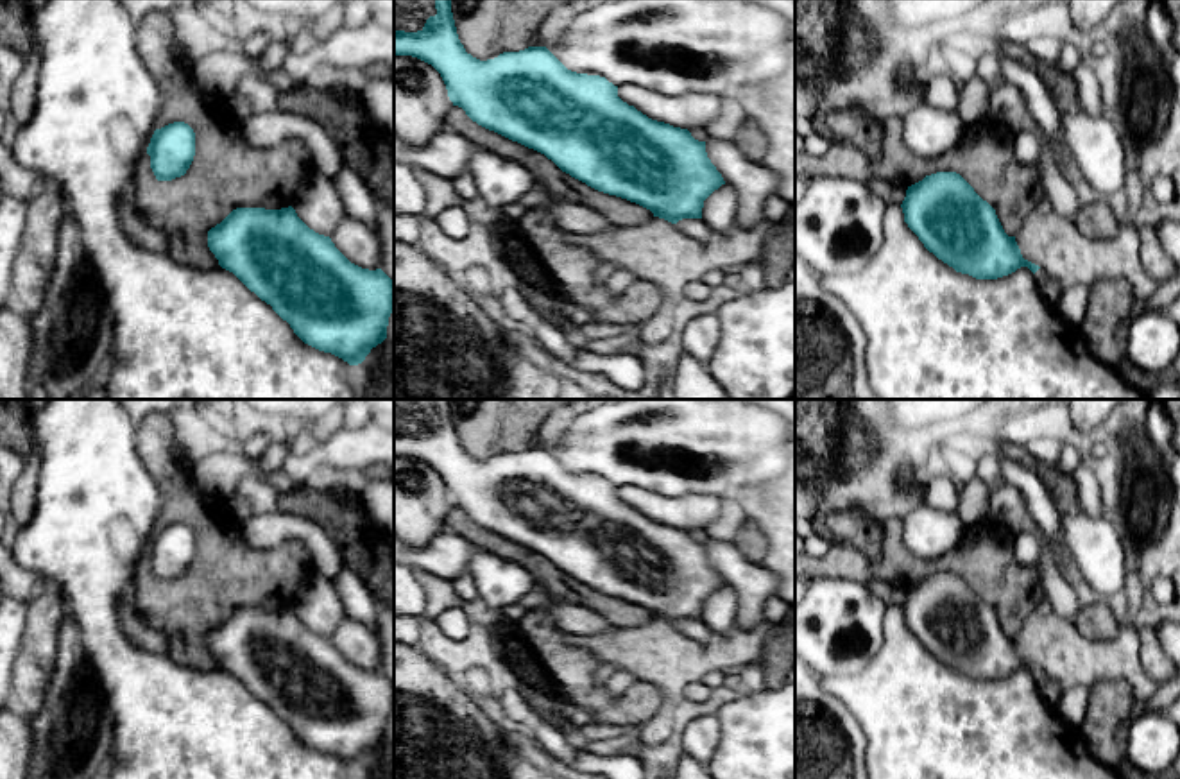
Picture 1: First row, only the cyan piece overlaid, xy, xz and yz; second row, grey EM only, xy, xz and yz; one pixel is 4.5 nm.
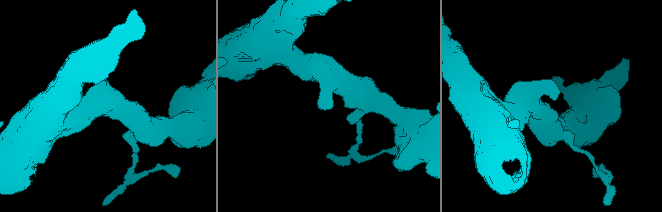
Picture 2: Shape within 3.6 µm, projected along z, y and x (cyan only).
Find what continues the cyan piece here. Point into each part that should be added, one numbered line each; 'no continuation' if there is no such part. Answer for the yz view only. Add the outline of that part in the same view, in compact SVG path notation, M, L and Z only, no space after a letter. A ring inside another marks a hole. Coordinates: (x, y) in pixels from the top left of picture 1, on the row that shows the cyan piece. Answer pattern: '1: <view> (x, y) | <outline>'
no continuation

